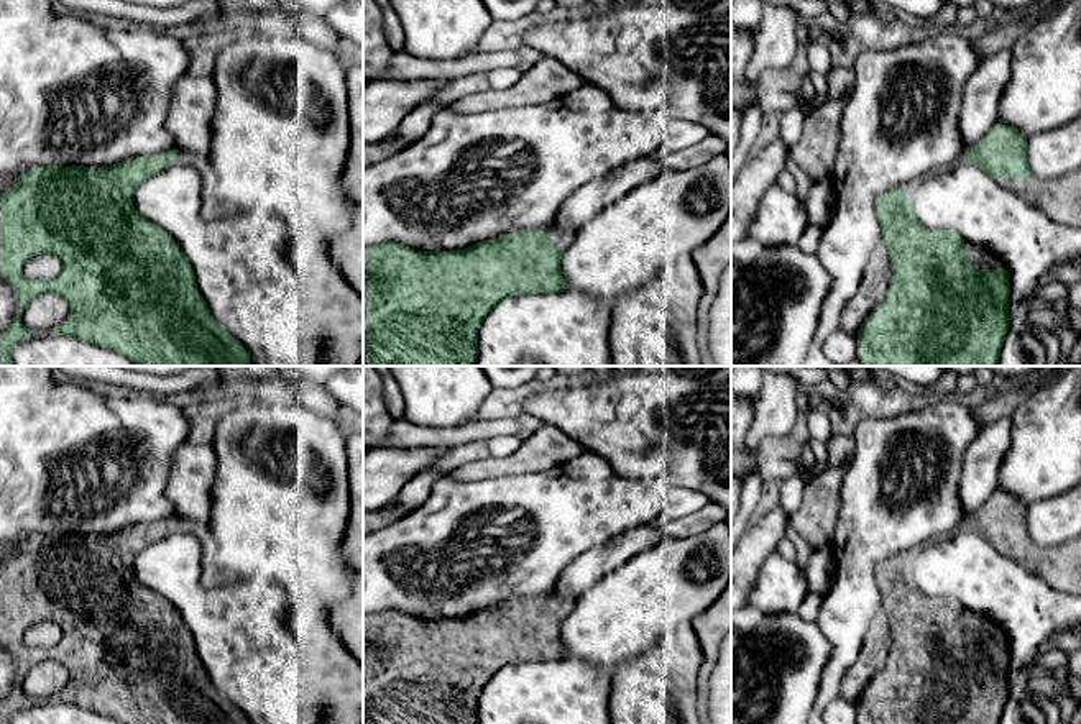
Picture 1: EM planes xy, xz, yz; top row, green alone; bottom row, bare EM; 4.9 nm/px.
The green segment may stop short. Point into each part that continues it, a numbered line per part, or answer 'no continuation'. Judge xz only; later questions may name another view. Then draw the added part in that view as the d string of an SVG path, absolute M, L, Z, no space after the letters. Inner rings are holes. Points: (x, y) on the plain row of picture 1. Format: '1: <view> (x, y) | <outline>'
1: xz (562, 608) | M552 593L545 594L544 599L547 601L552 612L560 619L567 619L573 609L573 601L559 598Z

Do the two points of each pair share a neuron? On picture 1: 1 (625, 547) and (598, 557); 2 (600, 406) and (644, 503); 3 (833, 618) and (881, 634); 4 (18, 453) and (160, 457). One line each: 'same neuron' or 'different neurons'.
1: same neuron
2: different neurons
3: different neurons
4: same neuron

